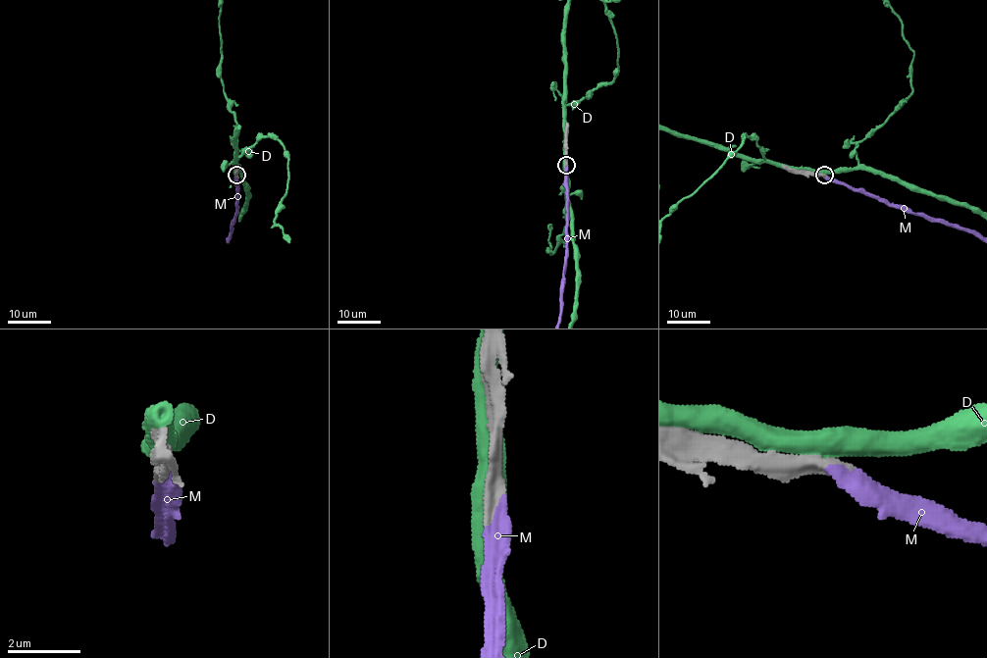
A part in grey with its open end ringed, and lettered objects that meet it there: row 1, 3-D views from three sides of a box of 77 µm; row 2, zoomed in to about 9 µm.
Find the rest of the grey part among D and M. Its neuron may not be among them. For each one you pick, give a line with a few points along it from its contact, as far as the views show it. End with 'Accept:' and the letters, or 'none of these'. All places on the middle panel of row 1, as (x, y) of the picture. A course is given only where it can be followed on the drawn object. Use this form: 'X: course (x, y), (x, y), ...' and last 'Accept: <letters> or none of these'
Accept: M

